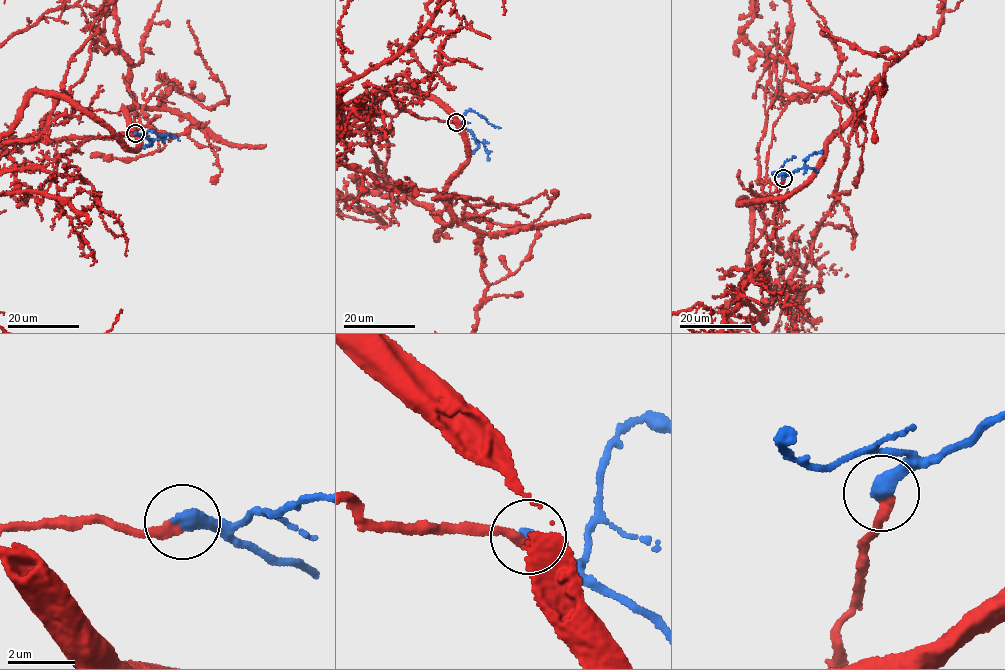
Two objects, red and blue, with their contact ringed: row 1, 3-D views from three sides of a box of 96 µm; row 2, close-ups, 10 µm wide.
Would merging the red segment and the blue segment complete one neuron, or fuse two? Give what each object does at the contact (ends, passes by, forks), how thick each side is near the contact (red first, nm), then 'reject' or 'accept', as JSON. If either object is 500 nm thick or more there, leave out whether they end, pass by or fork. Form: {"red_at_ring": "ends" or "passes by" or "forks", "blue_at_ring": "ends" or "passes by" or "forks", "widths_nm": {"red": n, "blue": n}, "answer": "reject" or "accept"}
{"red_at_ring": "ends", "blue_at_ring": "ends", "widths_nm": {"red": 320, "blue": 440}, "answer": "accept"}

